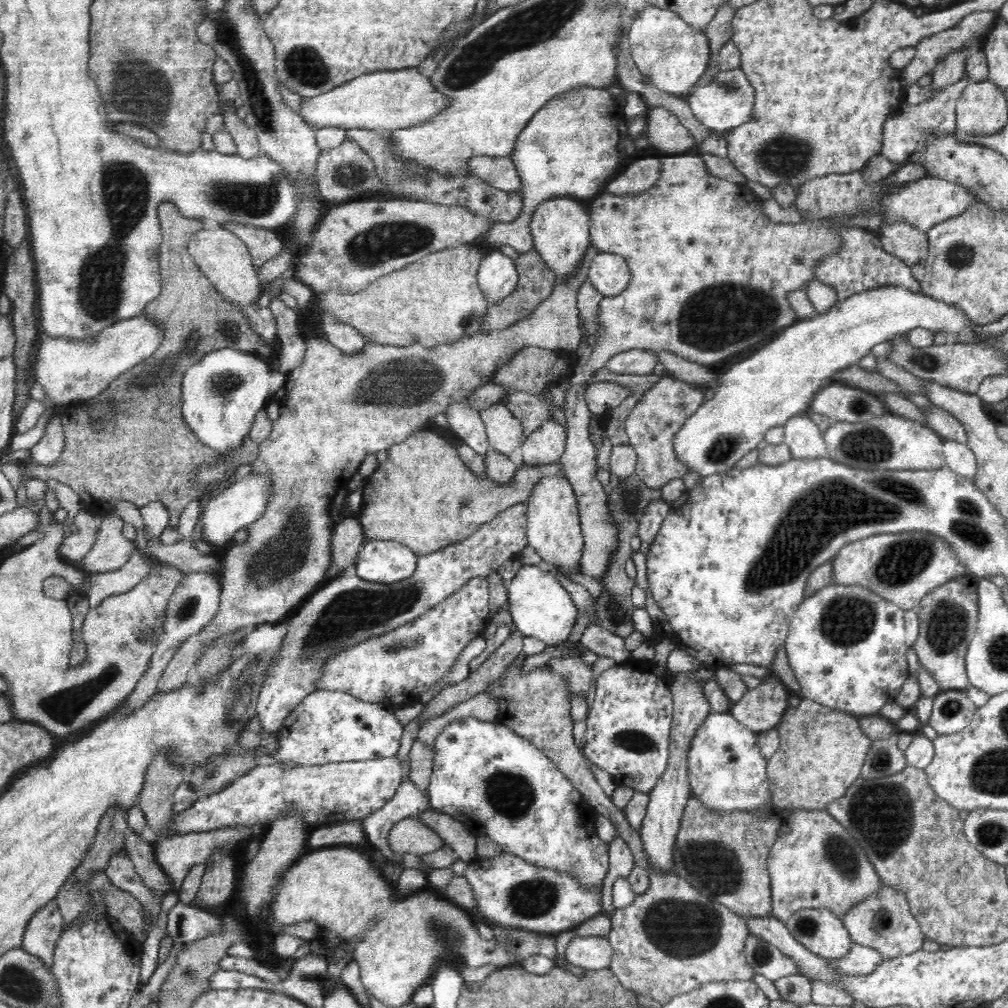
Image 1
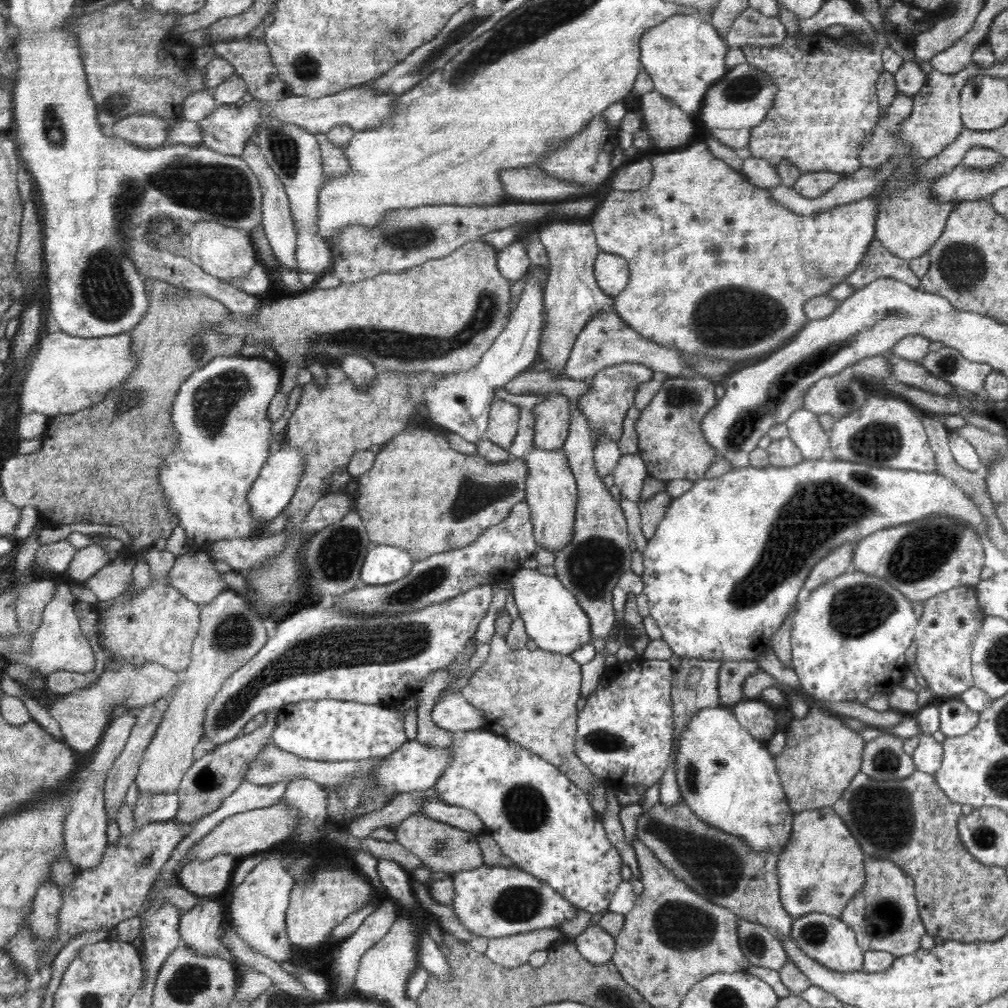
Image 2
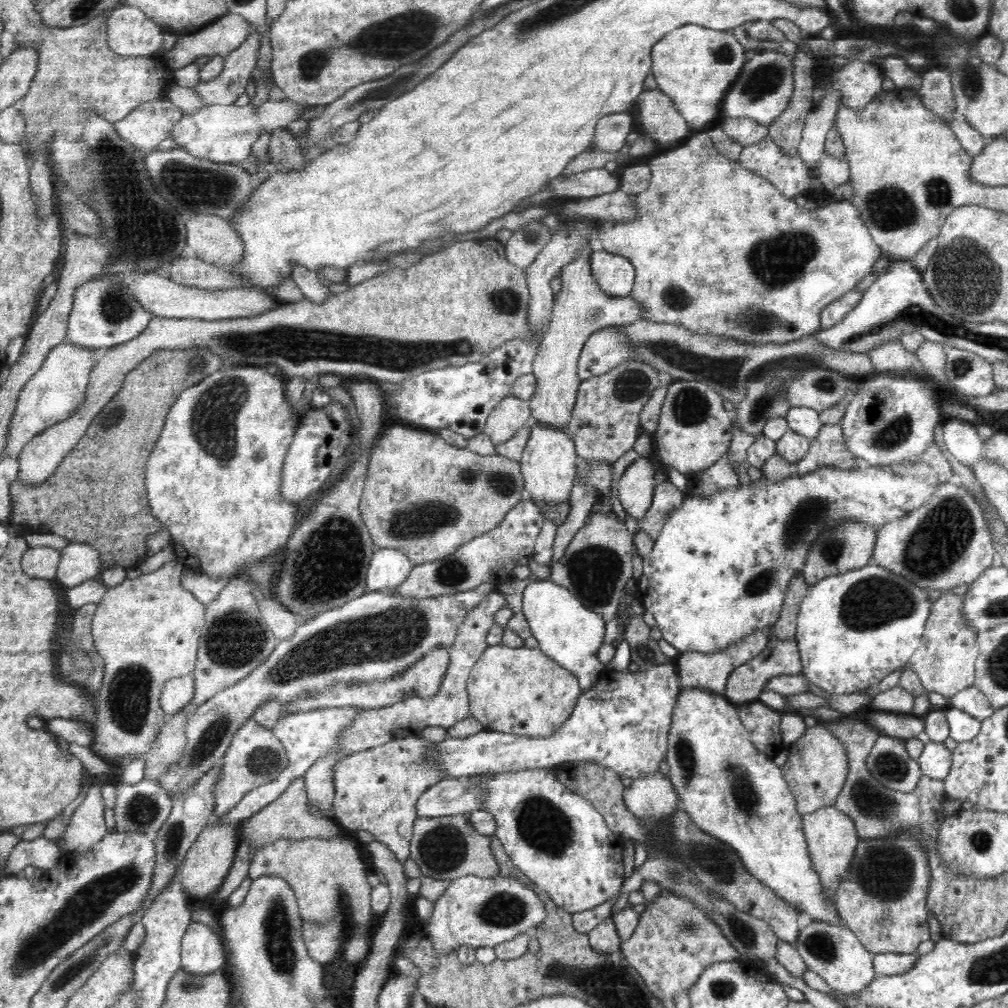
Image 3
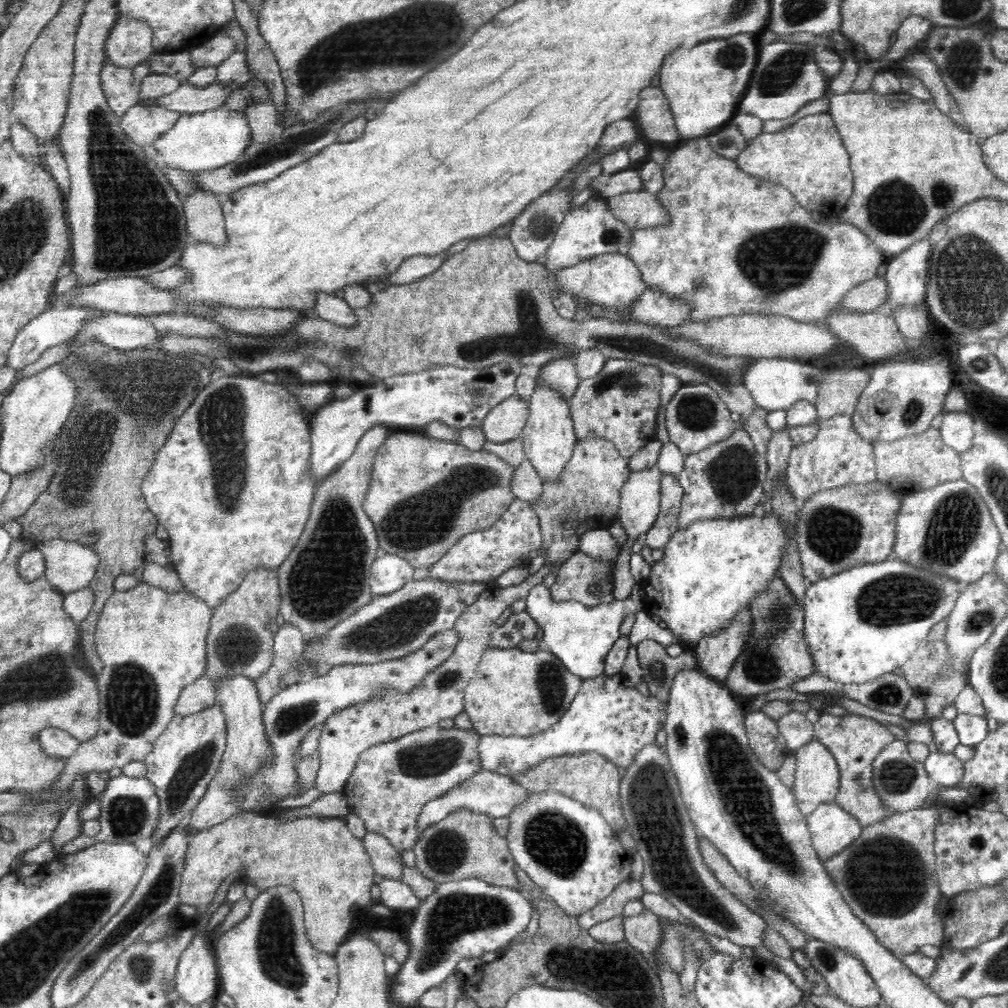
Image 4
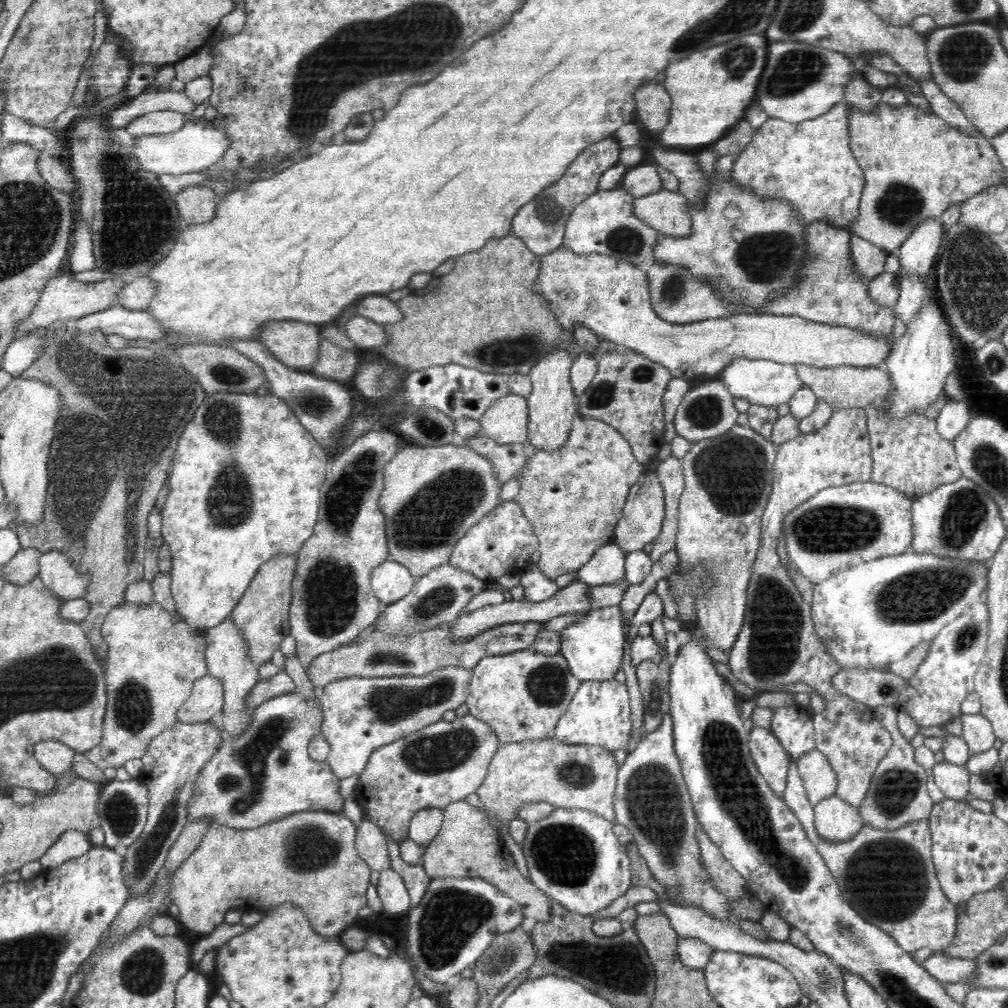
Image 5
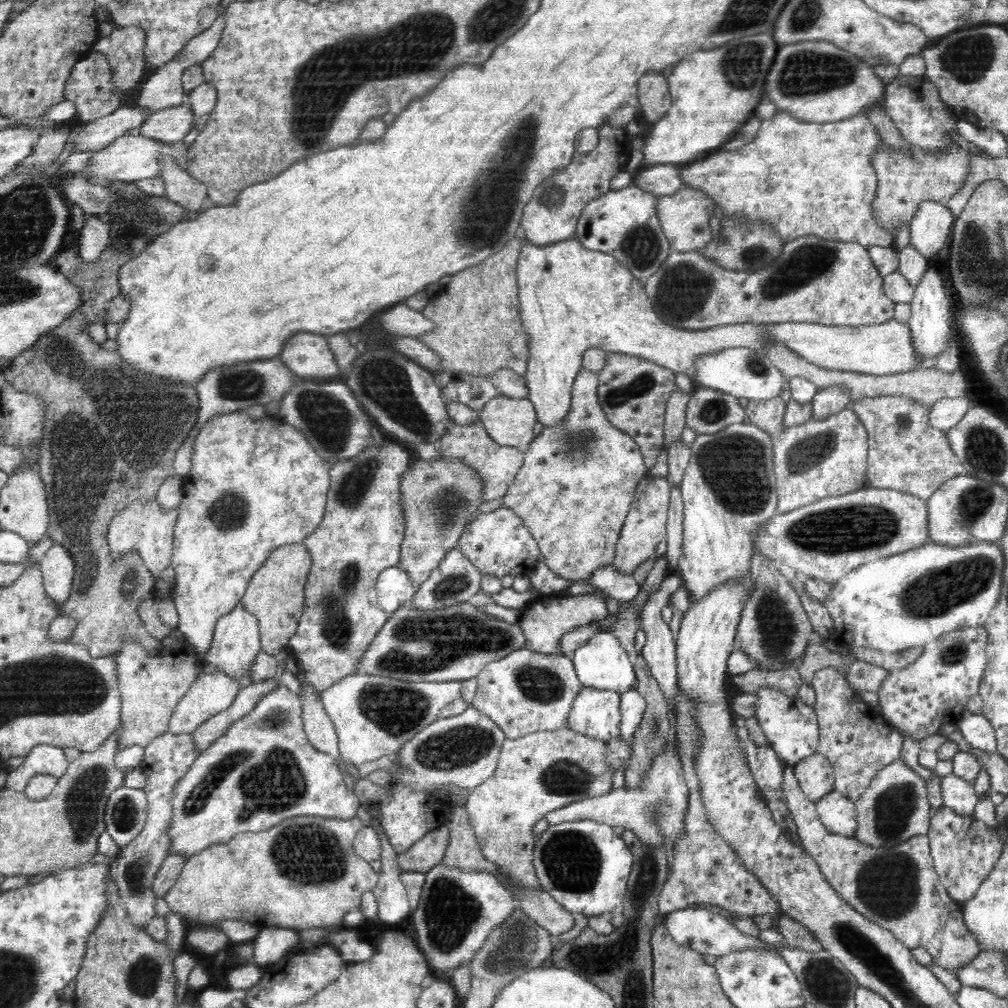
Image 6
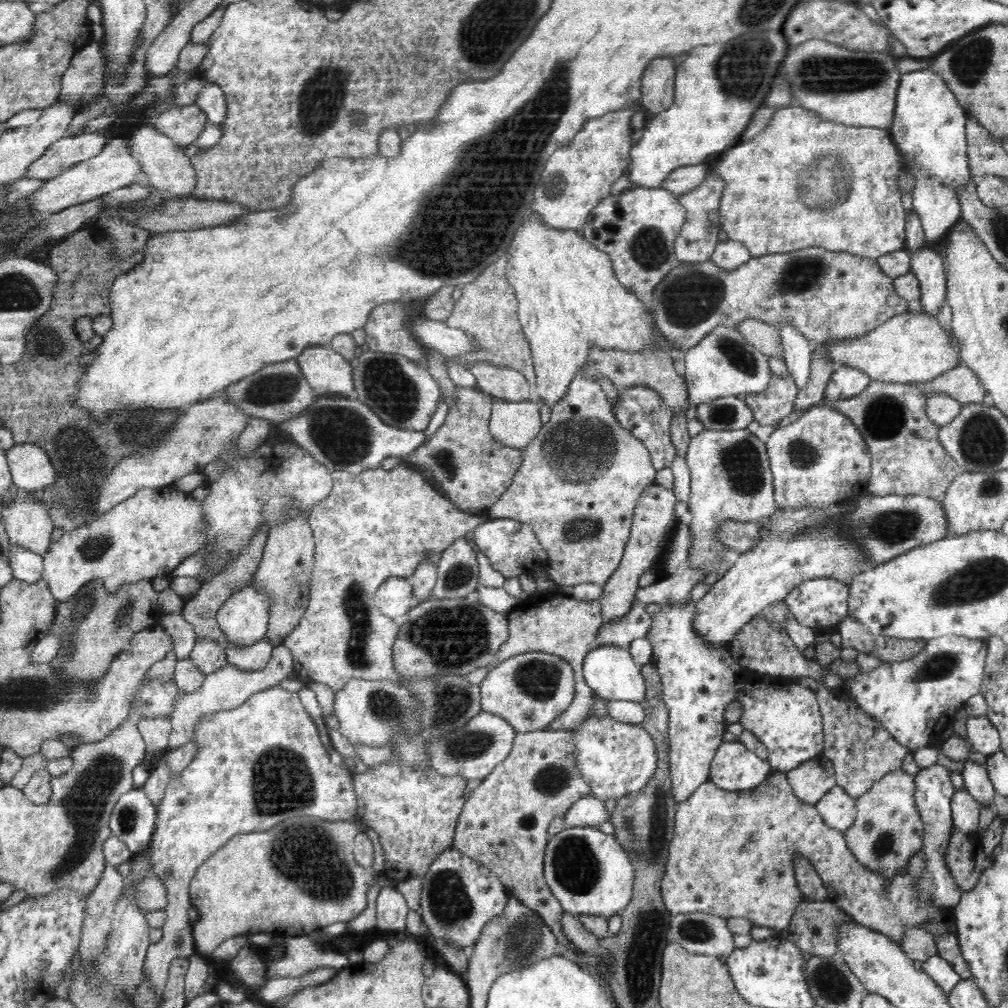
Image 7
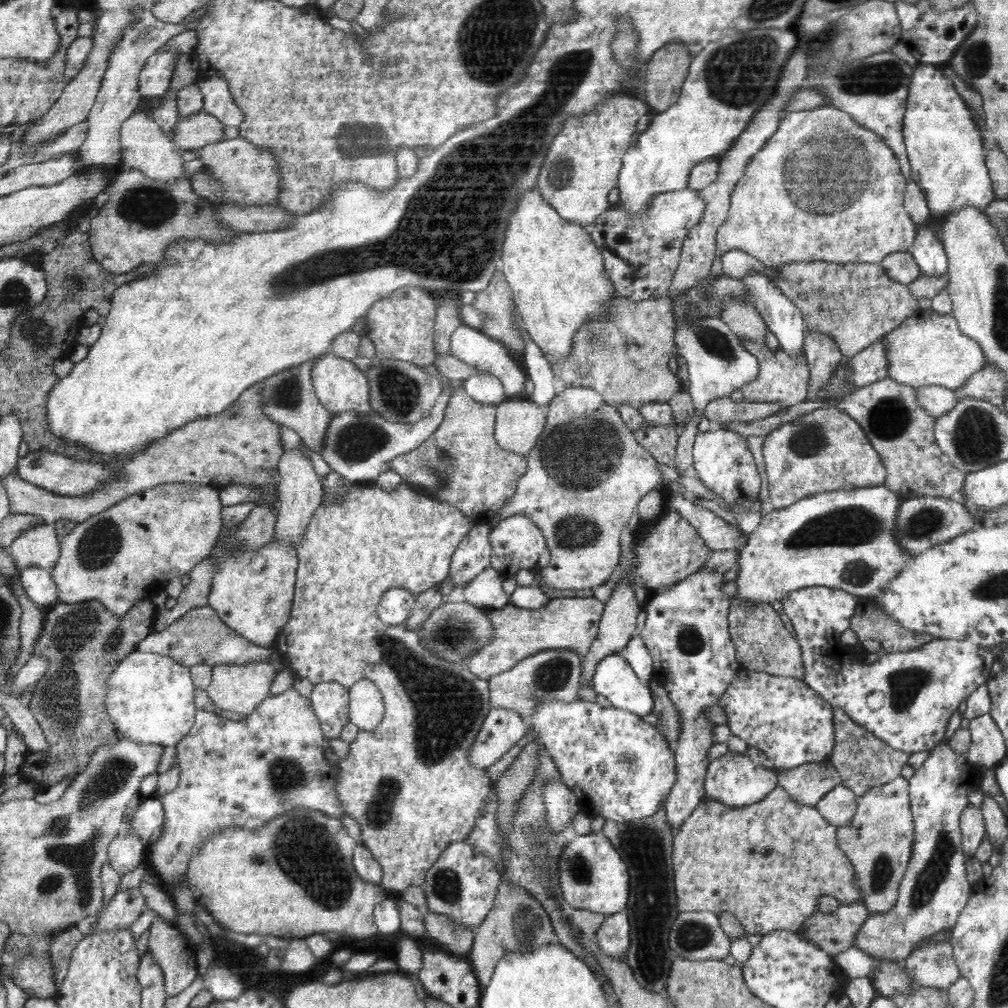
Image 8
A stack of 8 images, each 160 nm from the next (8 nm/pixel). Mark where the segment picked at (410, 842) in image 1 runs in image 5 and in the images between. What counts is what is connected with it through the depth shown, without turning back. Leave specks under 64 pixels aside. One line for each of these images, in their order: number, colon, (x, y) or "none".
2: (441, 847)
3: (445, 848)
4: (464, 844)
5: (467, 845)

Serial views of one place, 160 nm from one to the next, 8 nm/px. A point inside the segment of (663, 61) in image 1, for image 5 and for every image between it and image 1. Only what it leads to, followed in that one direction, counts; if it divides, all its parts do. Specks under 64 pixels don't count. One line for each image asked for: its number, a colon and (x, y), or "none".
2: (685, 55)
3: (695, 66)
4: (704, 84)
5: (710, 90)

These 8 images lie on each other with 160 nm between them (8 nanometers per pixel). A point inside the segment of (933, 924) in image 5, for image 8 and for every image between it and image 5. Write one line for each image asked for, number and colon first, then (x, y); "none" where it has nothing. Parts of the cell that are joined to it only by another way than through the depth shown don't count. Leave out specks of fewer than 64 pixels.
6: (897, 888)
7: (732, 854)
8: (768, 864)

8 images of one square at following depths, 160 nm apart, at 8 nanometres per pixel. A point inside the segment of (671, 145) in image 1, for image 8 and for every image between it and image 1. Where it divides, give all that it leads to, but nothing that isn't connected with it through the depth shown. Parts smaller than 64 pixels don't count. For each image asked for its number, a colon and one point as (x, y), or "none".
2: (668, 126)
3: (662, 122)
4: (653, 114)
5: (653, 104)
6: (653, 91)
7: (658, 80)
8: (665, 72)

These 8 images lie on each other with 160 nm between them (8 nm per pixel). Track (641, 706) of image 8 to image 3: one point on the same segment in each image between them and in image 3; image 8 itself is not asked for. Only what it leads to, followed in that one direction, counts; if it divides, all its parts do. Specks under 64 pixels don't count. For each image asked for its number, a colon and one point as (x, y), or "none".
3: (566, 630)
4: (581, 637)
5: (594, 649)
6: (602, 663)
7: (610, 671)

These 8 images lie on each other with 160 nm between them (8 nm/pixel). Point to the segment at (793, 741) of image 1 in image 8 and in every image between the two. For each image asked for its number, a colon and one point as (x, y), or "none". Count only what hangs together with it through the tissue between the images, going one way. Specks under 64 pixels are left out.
2: (821, 757)
3: (816, 768)
4: (817, 779)
5: (819, 779)
6: (814, 774)
7: (810, 781)
8: (807, 784)

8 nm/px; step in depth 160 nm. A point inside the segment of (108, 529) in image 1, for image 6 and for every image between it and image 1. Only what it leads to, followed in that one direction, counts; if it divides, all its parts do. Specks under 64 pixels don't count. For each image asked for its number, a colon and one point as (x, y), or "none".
2: (87, 561)
3: (79, 562)
4: (64, 561)
5: (53, 565)
6: (58, 567)

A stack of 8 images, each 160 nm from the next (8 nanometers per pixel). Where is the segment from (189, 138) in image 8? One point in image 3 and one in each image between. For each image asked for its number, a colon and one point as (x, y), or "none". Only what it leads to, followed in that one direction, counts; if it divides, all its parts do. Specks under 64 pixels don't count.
3: (149, 124)
4: (143, 124)
5: (166, 121)
6: (171, 125)
7: (183, 125)

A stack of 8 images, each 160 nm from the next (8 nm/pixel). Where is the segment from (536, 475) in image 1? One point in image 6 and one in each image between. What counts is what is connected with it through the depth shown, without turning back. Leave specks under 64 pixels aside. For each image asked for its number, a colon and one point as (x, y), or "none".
2: (421, 495)
3: (422, 496)
4: (449, 491)
5: (432, 496)
6: (442, 496)

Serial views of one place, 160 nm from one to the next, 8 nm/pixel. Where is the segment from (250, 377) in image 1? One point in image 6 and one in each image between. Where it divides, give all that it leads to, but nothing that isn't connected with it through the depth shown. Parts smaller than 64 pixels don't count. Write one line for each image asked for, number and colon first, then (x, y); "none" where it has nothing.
2: (220, 411)
3: (215, 474)
4: (232, 486)
5: (246, 479)
6: (254, 485)

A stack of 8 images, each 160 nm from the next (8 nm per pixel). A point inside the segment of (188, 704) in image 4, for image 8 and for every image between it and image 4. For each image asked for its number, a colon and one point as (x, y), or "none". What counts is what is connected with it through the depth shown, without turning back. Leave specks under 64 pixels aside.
5: (207, 697)
6: (209, 694)
7: (229, 687)
8: (241, 688)

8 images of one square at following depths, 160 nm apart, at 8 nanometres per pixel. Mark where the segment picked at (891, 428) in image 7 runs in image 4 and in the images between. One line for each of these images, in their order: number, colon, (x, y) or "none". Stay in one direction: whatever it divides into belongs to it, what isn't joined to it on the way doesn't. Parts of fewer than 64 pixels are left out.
4: (918, 462)
5: (909, 455)
6: (906, 454)

